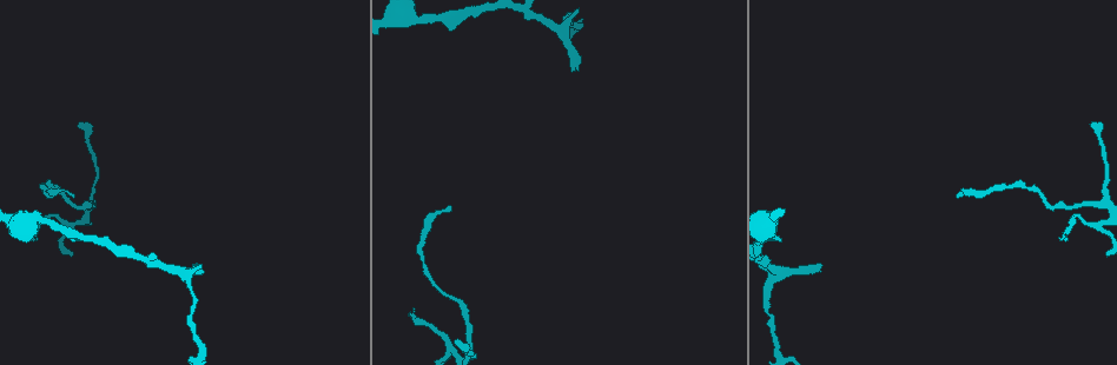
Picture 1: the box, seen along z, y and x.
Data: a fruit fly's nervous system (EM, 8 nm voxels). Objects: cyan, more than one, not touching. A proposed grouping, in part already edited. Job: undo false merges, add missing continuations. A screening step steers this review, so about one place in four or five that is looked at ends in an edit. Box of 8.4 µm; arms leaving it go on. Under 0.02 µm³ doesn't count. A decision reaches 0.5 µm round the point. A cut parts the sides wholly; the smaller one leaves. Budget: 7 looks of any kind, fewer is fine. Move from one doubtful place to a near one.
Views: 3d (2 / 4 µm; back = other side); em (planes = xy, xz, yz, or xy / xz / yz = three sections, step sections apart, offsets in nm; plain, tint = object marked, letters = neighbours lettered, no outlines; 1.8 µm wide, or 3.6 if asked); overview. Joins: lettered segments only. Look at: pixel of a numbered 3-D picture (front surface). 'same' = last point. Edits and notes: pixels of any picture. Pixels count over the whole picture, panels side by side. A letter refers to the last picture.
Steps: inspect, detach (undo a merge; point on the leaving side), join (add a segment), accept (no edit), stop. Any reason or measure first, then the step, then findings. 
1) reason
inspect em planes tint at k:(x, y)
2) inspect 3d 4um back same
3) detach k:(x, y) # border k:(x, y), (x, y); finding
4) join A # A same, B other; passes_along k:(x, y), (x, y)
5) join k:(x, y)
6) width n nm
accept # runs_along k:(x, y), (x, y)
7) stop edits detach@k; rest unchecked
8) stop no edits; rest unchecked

an open end
inspect em planes letters at 1:(457, 338)

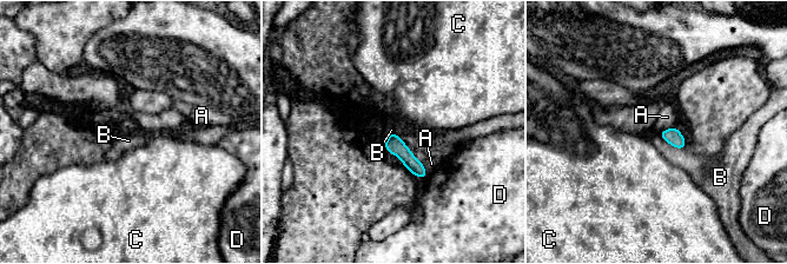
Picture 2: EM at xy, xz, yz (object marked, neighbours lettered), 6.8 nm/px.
width 110 nm
accept # A other, B other, C other, D other; border 2:(657, 132), (668, 143), (682, 150); none of them fits

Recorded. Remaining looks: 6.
tapers out
inspect em yz step 16 tint at 1:(959, 195)

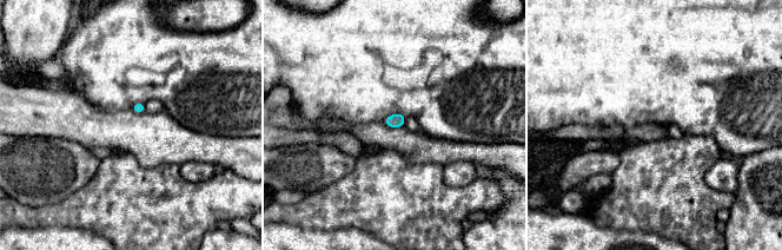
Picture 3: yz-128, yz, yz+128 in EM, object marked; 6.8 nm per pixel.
inspect em planes letters same

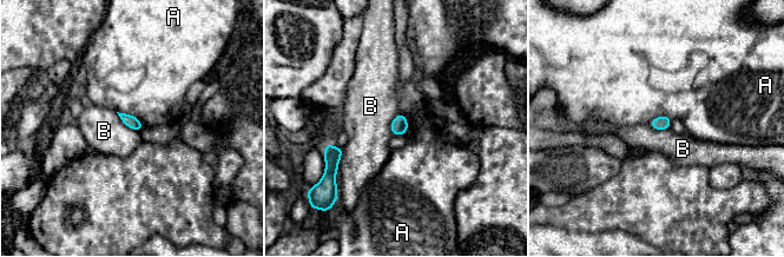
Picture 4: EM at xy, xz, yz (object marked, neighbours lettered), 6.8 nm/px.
accept # A other, B other; border 4:(116, 112), (127, 126), (139, 131); none of them fits

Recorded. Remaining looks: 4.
branch stops here
inspect 3d 2um at 1:(819, 268)

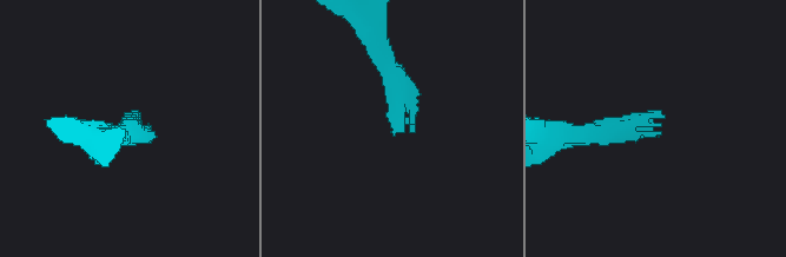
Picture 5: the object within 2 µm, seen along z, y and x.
now the EM
inspect em planes letters at 5:(661, 134)

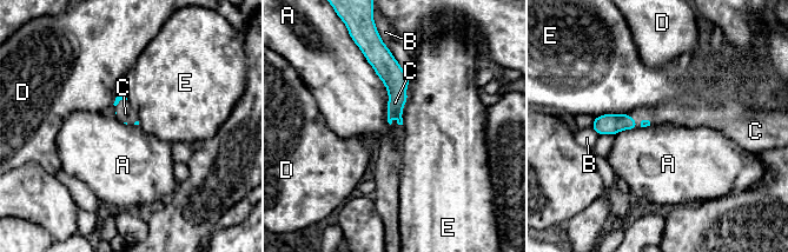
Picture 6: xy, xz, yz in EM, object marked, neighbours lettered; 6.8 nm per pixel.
join C # A other, B other, C same, D other, E other; passes_along 6:(608, 124), (634, 120), (669, 112); the neuron continues

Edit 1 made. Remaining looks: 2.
stop edits join@6; rest unchecked

